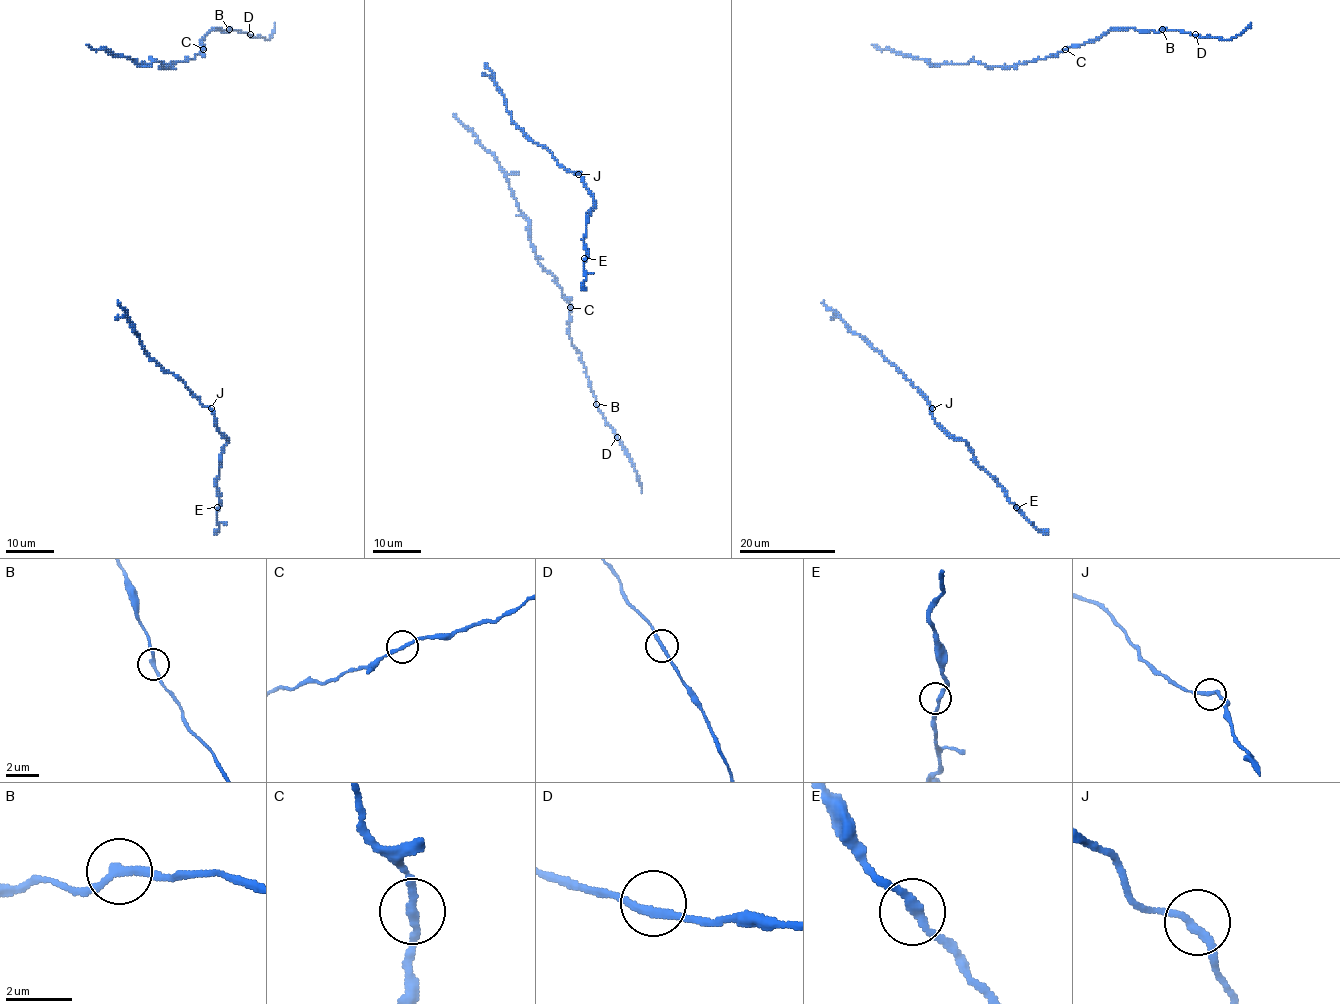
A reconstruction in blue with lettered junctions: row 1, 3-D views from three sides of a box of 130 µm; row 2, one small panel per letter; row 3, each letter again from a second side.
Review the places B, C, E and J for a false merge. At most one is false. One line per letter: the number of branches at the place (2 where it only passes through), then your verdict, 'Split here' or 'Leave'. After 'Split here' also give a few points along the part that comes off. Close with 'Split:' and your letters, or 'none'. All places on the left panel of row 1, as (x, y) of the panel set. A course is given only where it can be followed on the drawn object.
B: Branches: 2. Split here. Course of the part to remove: (229, 29), (268, 39), (275, 22)
C: Branches: 2. Leave
E: Branches: 2. Leave
J: Branches: 2. Leave
Split: B

